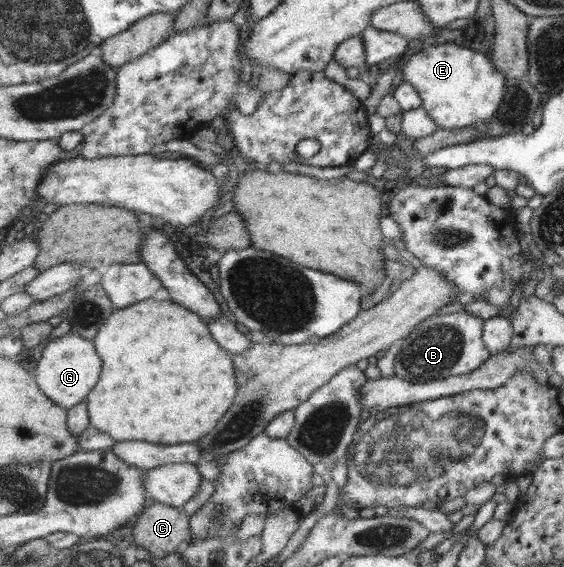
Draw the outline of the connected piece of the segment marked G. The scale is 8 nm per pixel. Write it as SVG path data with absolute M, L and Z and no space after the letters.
M69 332L56 334L43 349L33 372L43 392L58 406L70 410L85 403L90 392L98 385L102 375L102 357L94 345L94 341Z

